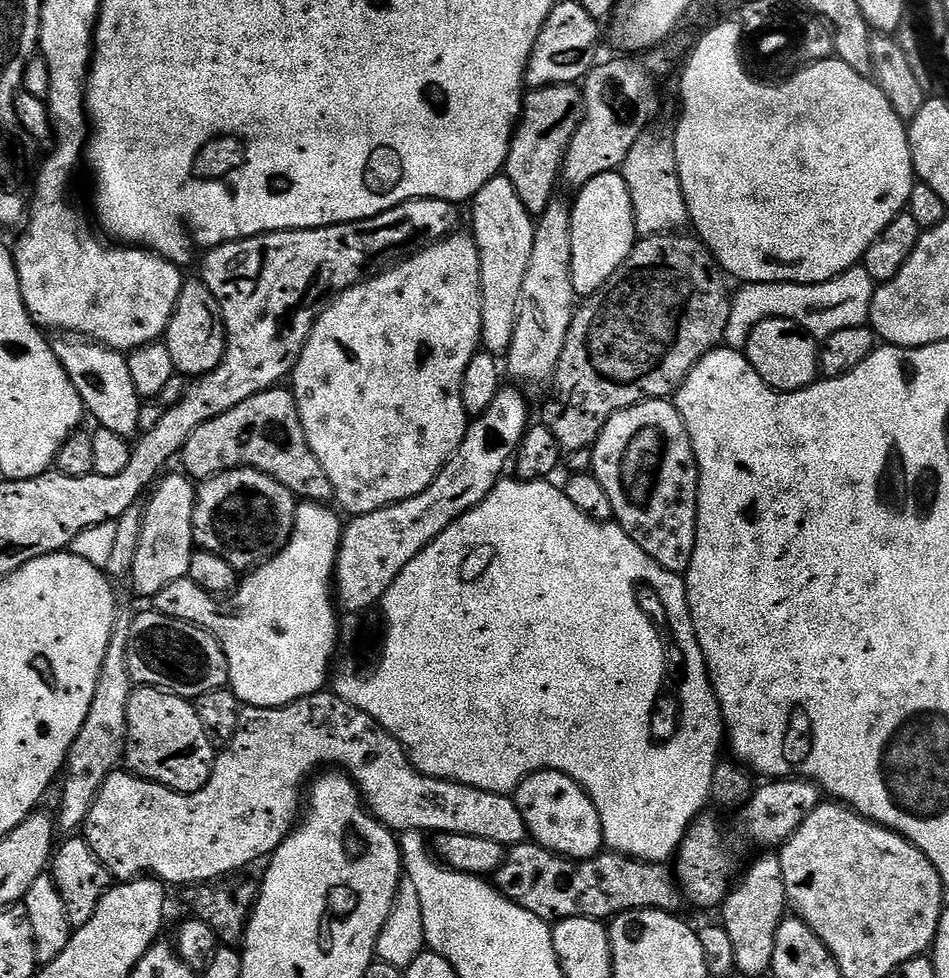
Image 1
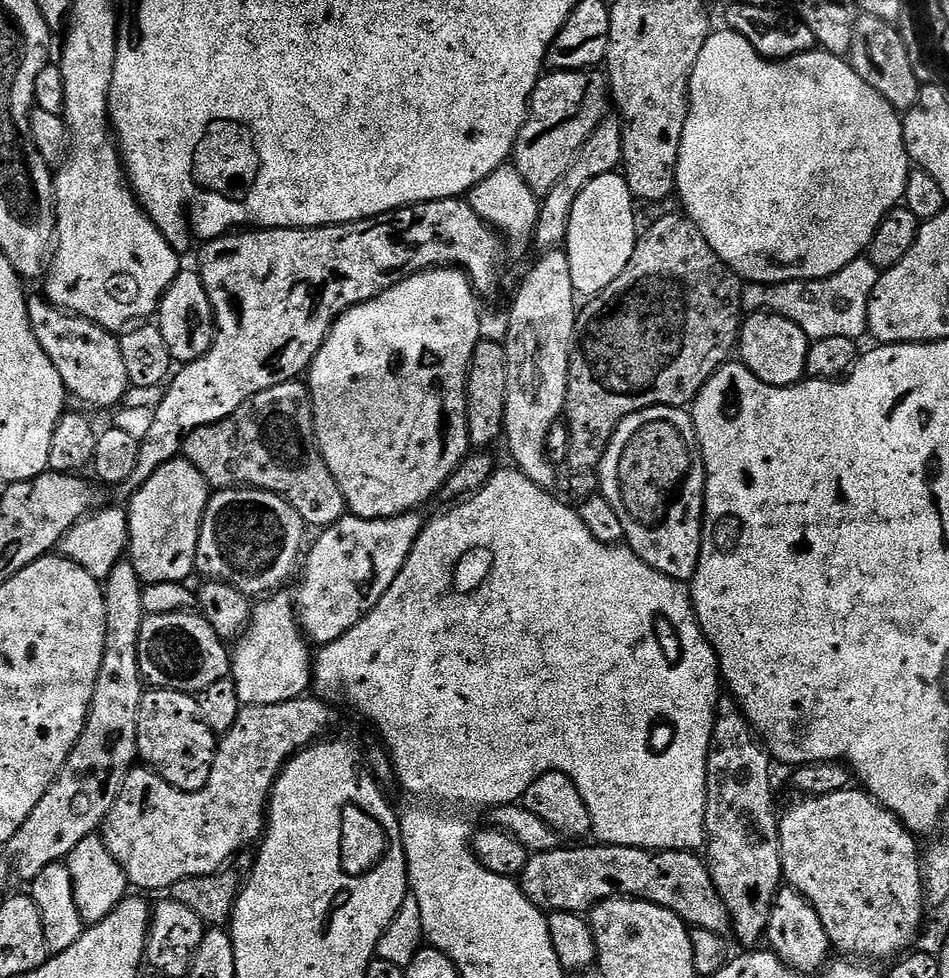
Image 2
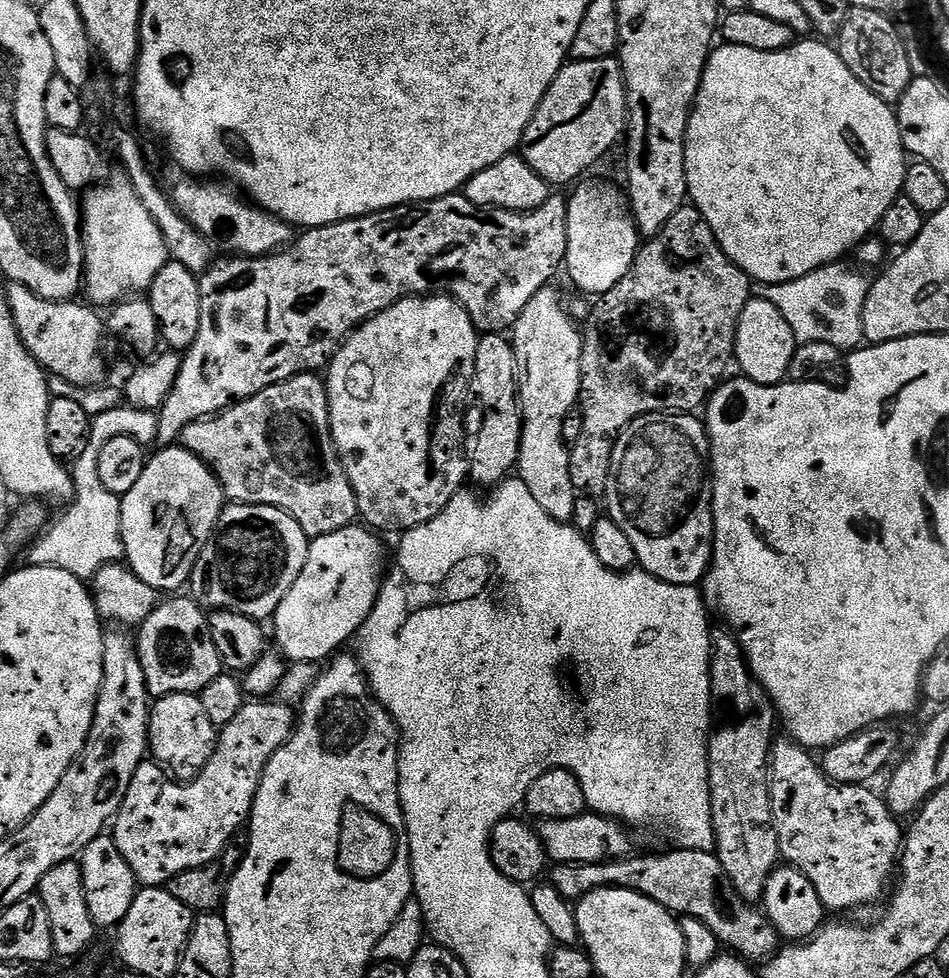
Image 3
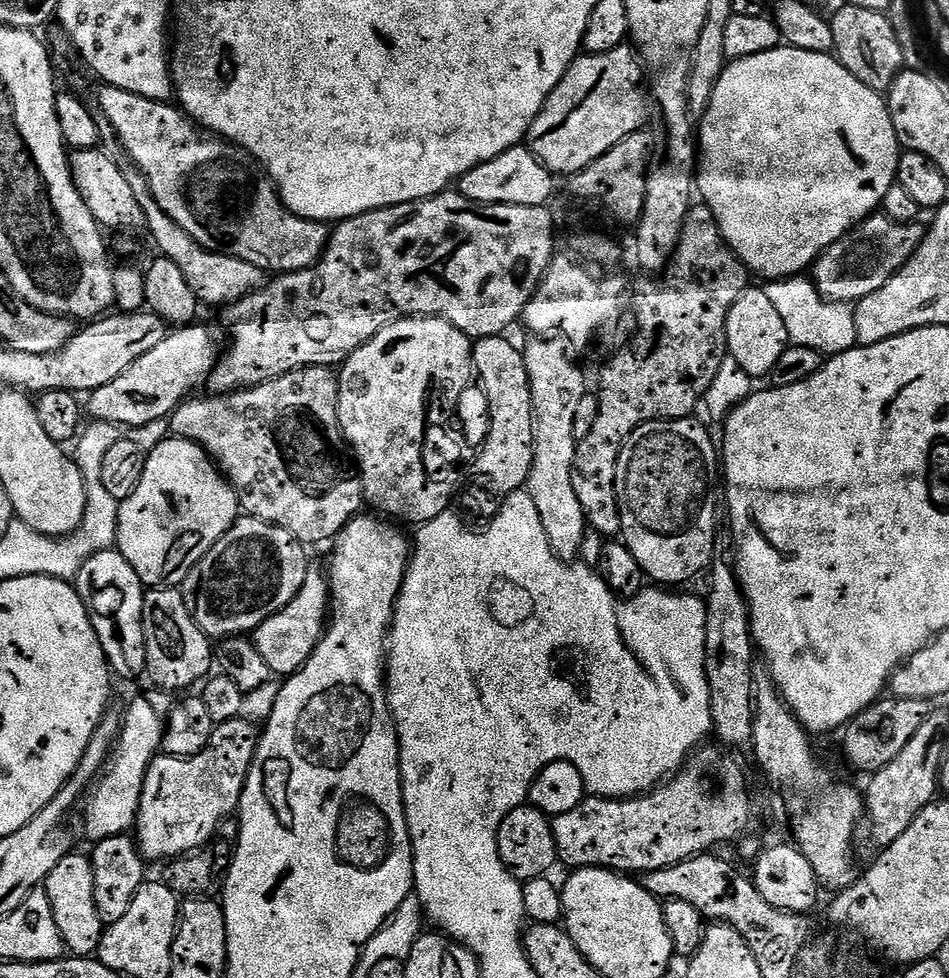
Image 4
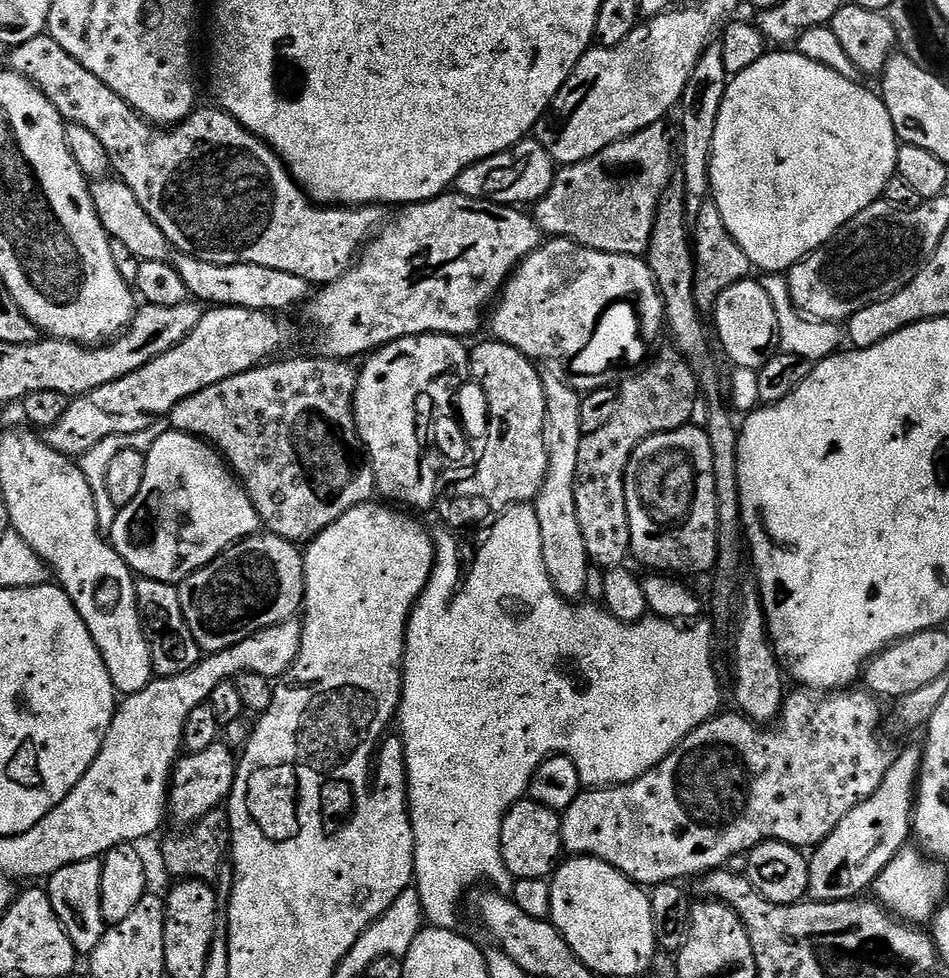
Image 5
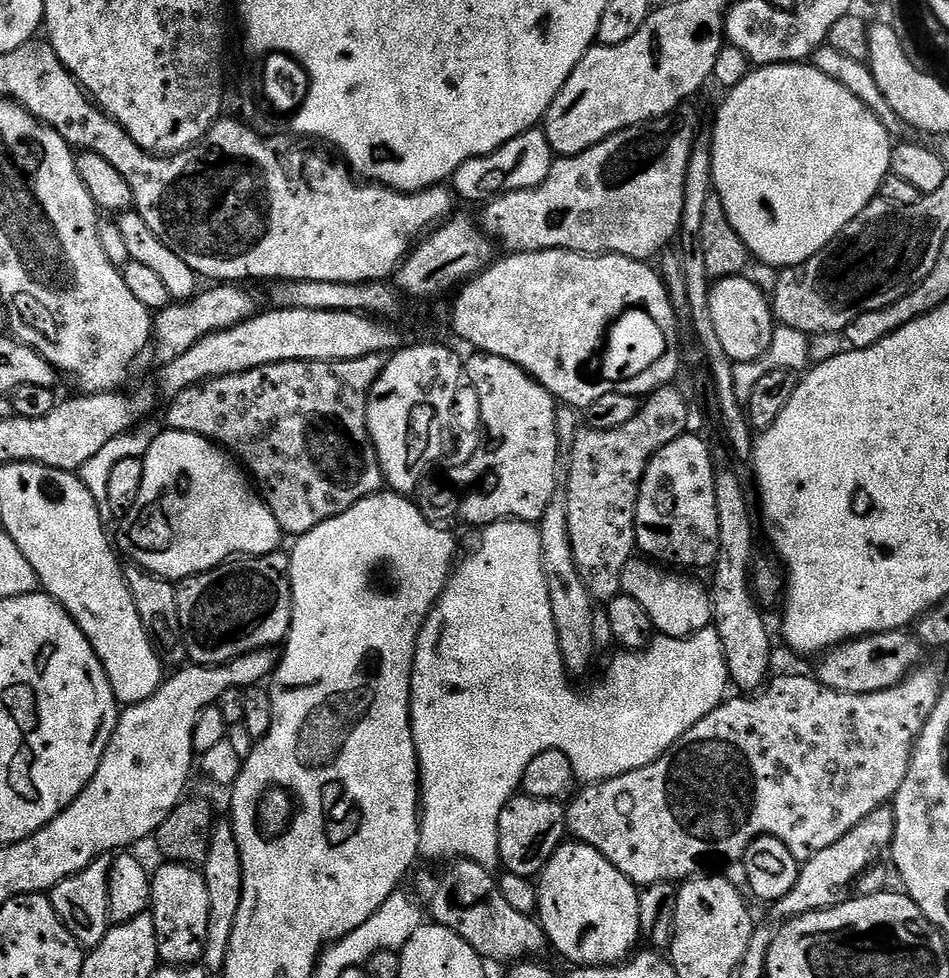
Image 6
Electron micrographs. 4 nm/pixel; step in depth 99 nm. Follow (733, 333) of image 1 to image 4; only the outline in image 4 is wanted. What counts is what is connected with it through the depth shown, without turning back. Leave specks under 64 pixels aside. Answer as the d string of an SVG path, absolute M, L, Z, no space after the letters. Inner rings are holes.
M799 275L787 280L773 280L765 283L763 290L766 298L770 298L771 304L778 309L778 314L786 325L786 334L793 345L818 350L828 358L857 347L853 305L828 300L811 279Z

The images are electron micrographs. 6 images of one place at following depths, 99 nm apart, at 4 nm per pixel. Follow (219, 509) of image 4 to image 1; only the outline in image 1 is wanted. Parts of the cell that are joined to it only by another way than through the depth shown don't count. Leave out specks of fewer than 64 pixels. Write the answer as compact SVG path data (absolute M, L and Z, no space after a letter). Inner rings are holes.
M165 475L155 485L154 491L146 500L144 532L141 541L138 542L130 582L134 584L135 590L140 595L148 598L154 598L170 582L185 579L190 570L190 558L194 551L192 519L196 505L197 485L187 475L179 475ZM150 544L156 544L156 548L148 548Z

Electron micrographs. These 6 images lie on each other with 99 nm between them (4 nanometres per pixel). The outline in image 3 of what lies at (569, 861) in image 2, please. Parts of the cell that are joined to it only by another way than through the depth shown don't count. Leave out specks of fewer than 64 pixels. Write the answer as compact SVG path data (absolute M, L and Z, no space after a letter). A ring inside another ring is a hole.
M678 847L671 851L656 852L653 856L633 854L622 860L593 864L558 864L551 869L550 882L569 902L579 902L596 888L634 890L677 917L689 916L706 922L725 949L749 962L764 962L776 955L782 937L757 905L748 904L736 893L715 852Z

